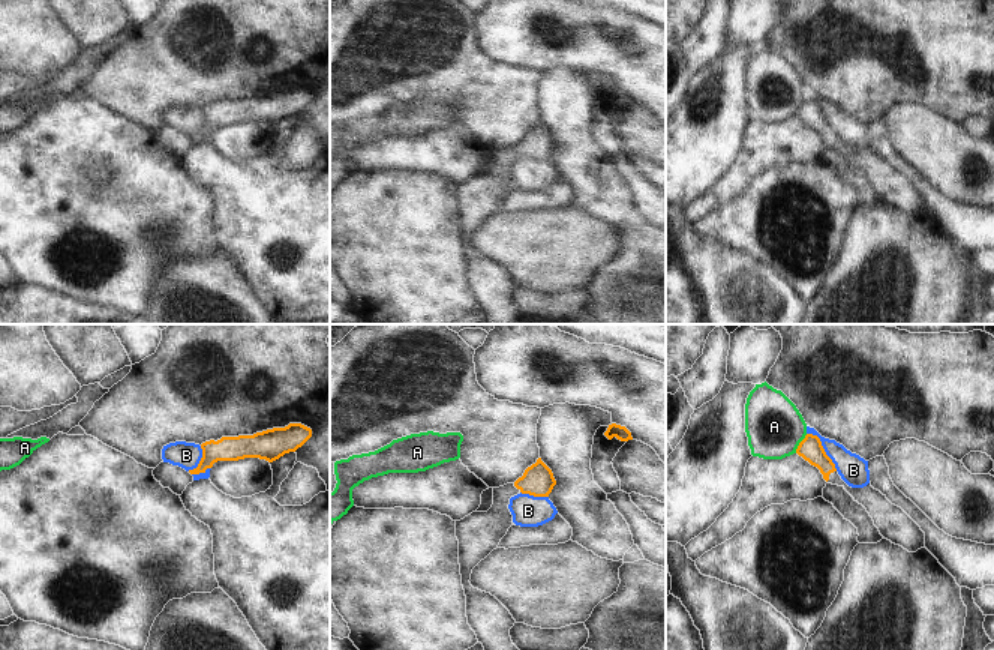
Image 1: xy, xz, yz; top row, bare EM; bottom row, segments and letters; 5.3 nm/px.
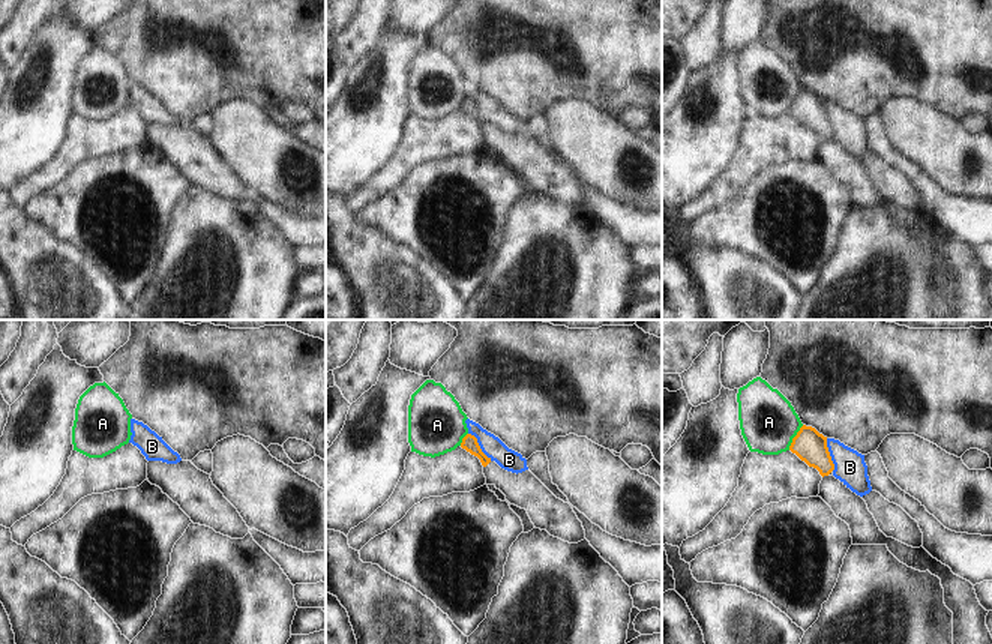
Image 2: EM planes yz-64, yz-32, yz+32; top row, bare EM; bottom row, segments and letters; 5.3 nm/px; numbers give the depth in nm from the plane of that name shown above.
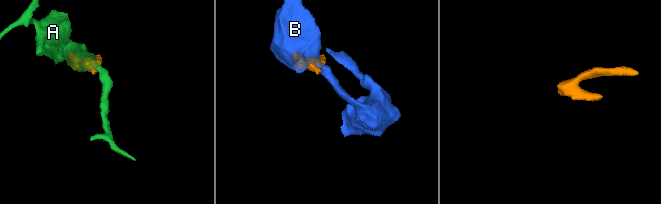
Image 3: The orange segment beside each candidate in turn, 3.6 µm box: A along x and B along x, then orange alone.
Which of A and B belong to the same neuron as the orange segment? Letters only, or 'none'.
none

